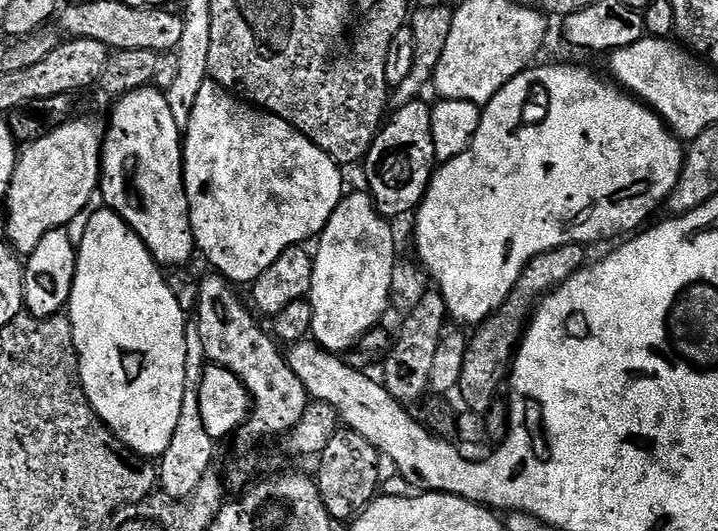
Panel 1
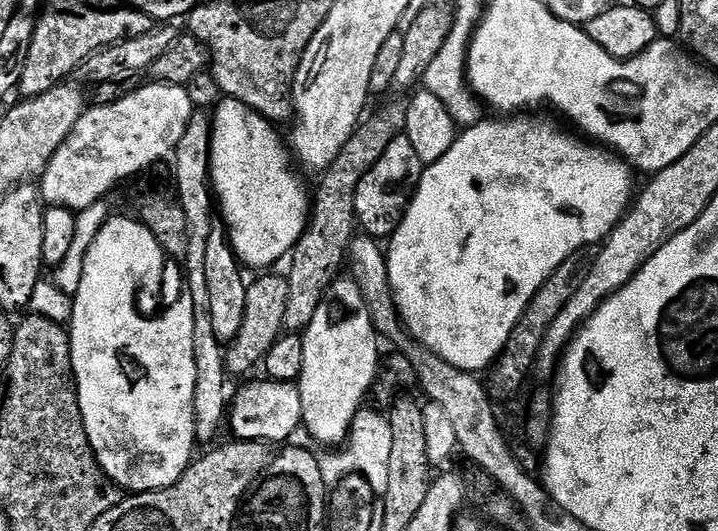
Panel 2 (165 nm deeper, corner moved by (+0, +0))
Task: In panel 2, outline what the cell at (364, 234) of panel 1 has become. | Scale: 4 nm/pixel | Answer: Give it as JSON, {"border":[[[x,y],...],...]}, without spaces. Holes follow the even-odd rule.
{"border":[[[337,278],[329,286],[328,292],[325,293],[324,299],[321,301],[317,308],[317,312],[314,314],[313,320],[308,324],[308,327],[303,330],[302,337],[304,341],[305,354],[302,359],[302,370],[298,379],[298,387],[300,390],[300,397],[302,398],[302,414],[304,419],[302,421],[303,427],[307,430],[314,439],[320,444],[336,444],[332,446],[340,446],[347,441],[348,432],[352,428],[352,419],[355,418],[357,412],[361,411],[362,405],[360,404],[364,400],[364,395],[372,388],[372,383],[377,383],[378,373],[380,370],[380,362],[382,359],[382,351],[380,352],[381,341],[378,339],[378,333],[374,322],[372,321],[372,315],[368,309],[368,304],[364,301],[364,295],[362,290],[356,284],[356,281],[351,278]]]}

